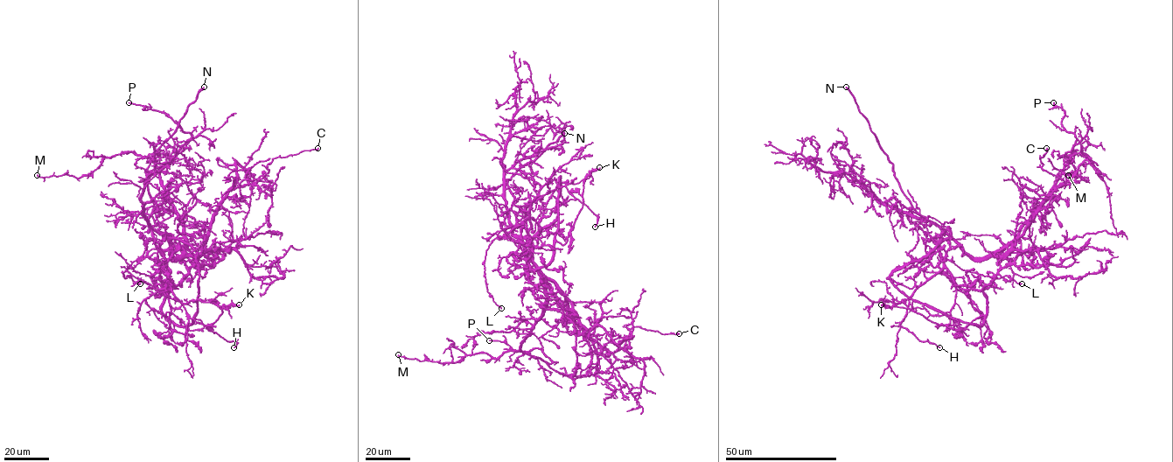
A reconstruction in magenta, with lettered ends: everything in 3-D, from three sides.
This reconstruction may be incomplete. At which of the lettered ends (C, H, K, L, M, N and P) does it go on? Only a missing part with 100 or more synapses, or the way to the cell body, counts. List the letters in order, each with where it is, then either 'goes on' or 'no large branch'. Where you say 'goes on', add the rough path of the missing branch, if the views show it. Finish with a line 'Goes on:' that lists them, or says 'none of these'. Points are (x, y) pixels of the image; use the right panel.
C: at (1046, 148); no large branch
H: at (939, 347); no large branch
K: at (881, 304); no large branch
L: at (1022, 283); no large branch
M: at (1068, 175); no large branch
N: at (846, 87); goes on; missing branch runs (846, 87), (818, 62), (796, 55), (776, 38), (775, 33), (763, 47), (761, 45)
P: at (1053, 102); no large branch
Goes on: N

